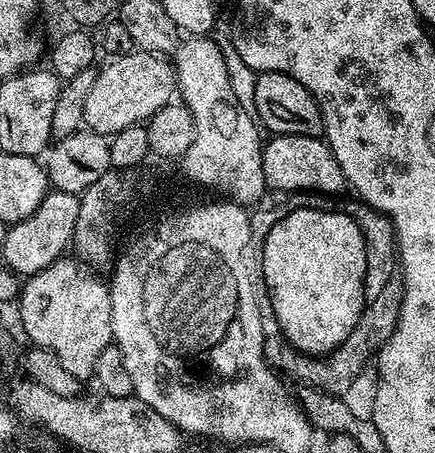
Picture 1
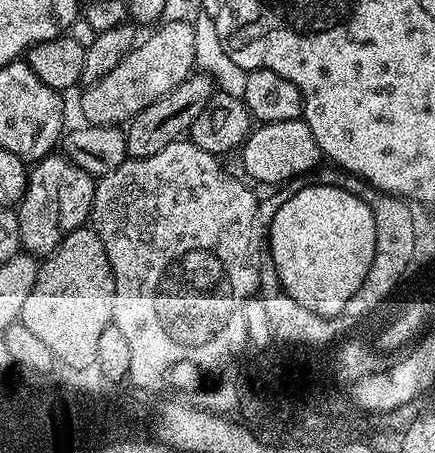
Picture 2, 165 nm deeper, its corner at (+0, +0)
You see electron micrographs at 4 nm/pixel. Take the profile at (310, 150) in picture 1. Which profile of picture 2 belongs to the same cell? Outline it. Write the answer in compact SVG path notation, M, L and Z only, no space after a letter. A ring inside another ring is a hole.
M302 118L286 122L261 123L248 133L247 140L239 149L238 157L244 163L243 175L249 181L280 186L285 182L311 173L312 167L322 160L322 153L310 126ZM248 176L249 177L248 177ZM252 179L252 180L251 180Z

